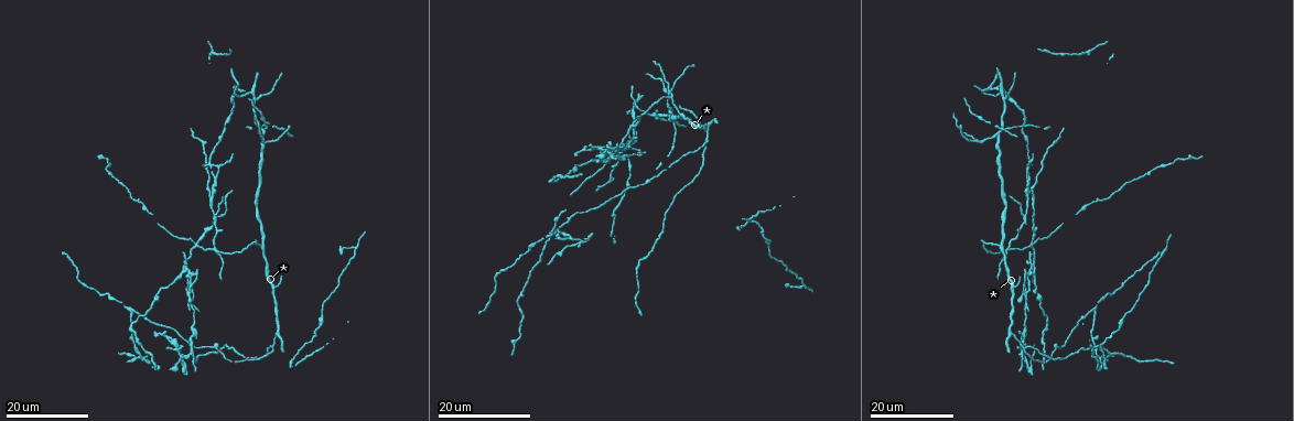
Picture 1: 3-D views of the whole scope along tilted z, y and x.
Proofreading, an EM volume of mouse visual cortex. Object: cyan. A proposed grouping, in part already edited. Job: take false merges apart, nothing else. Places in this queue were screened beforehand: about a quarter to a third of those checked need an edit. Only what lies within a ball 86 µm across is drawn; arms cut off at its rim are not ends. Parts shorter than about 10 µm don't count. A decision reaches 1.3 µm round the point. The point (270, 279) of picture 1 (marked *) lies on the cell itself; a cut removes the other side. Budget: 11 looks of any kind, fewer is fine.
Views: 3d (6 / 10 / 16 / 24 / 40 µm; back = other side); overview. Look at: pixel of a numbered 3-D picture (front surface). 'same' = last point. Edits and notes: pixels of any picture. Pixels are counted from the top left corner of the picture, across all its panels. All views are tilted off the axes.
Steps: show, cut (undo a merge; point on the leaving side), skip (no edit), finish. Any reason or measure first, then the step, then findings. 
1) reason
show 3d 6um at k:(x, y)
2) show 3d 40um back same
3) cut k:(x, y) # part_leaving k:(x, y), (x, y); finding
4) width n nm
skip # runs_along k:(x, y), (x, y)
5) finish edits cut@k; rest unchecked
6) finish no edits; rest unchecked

a fork
show 3d 24um at 1:(260, 247)

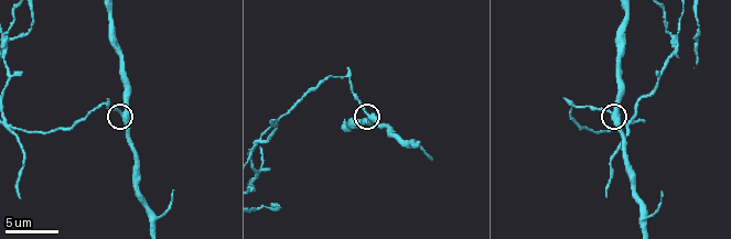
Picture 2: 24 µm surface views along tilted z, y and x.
show 3d 10um at 2:(123, 115)

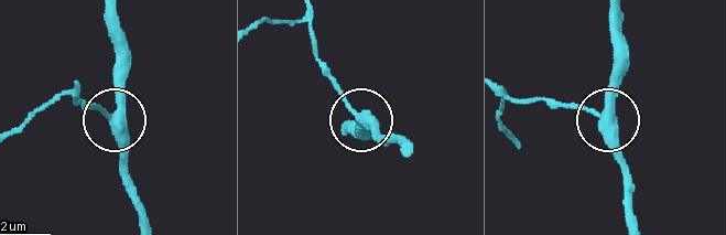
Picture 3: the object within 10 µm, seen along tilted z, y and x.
width 330 nm
skip # runs_along 3:(140, 221), (117, 113), (116, 59); all the same cell

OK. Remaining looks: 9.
four-way junction
show 3d 16um at 1:(1031, 243)

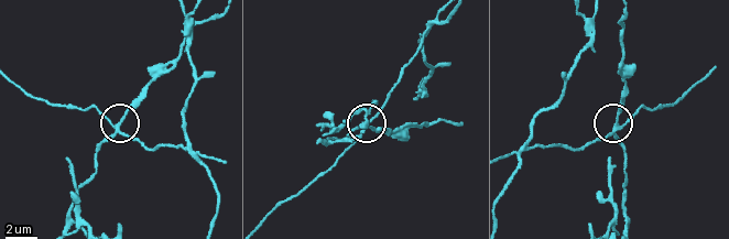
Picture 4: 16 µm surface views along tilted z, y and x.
zoom in
show 3d 6um at 4:(617, 130)

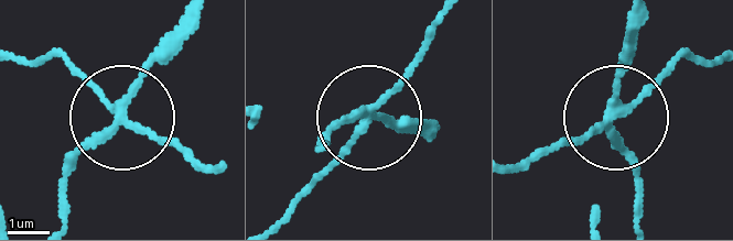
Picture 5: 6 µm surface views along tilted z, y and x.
arms 4
cut 5:(75, 153) # part_leaving 5:(117, 112), (65, 172), (62, 214); two cells meet here

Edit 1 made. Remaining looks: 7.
small branch off a trunk
show 3d 10um at 2:(634, 117)

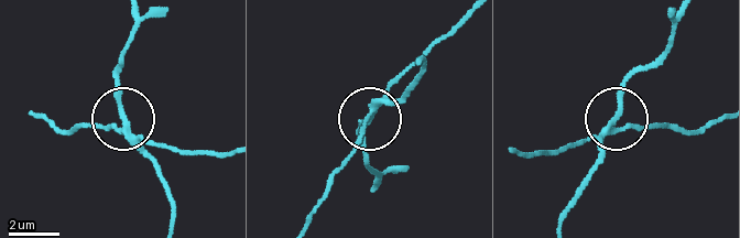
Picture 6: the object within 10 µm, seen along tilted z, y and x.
cut 6:(117, 103) # part_leaving 6:(132, 133), (116, 72), (138, 14); two cells meet here

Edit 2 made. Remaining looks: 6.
thick turns thin
show 3d 16um at 1:(1000, 116)

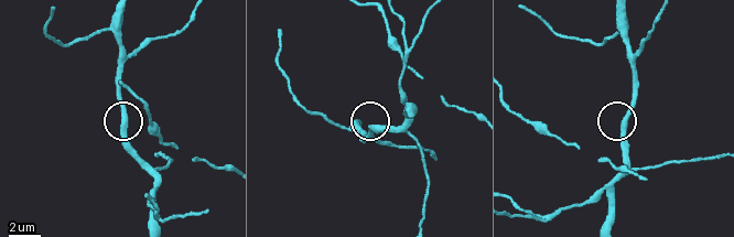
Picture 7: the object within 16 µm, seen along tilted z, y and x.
closer look
show 3d 10um at 7:(124, 122)

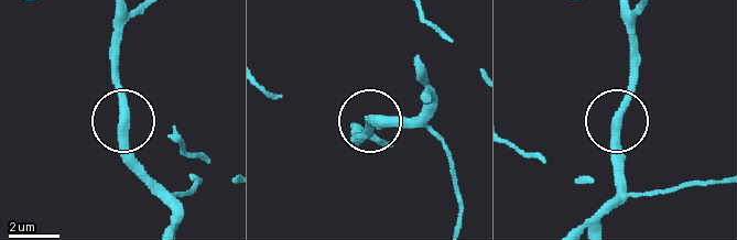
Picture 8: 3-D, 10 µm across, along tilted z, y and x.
skip # continuous, no second cell

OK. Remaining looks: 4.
branch point
show 3d 24um at 1:(994, 135)

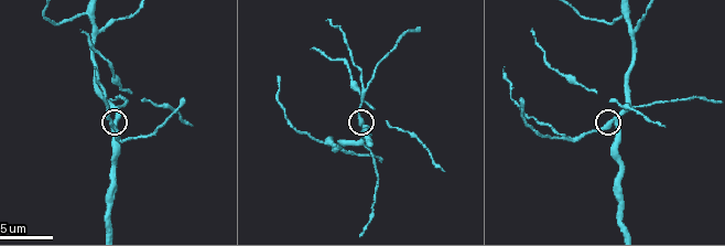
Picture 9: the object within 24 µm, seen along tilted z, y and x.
zoom in
show 3d 10um at 9:(612, 118)

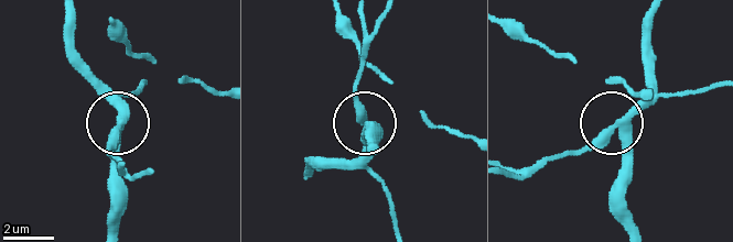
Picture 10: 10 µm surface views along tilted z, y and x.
skip # all the same cell

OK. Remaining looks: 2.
finish edits cut@5, cut@6; rest unchecked

